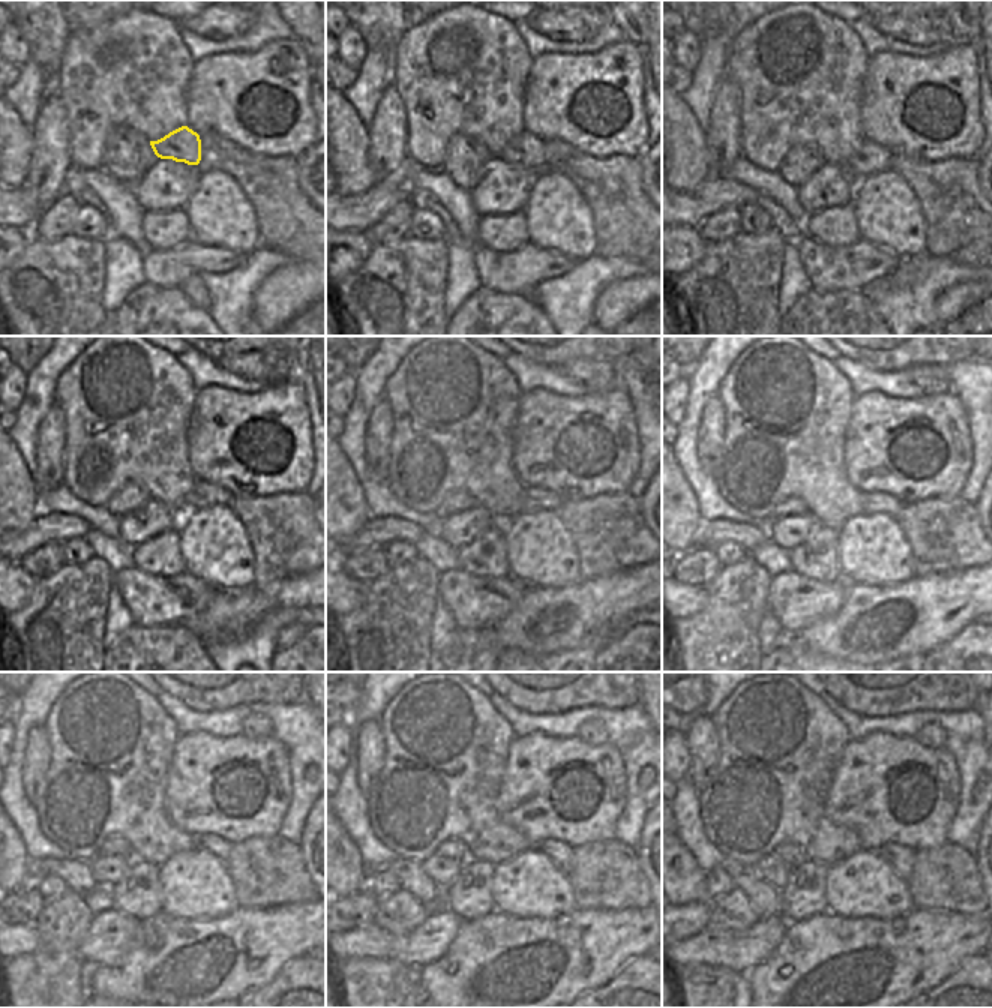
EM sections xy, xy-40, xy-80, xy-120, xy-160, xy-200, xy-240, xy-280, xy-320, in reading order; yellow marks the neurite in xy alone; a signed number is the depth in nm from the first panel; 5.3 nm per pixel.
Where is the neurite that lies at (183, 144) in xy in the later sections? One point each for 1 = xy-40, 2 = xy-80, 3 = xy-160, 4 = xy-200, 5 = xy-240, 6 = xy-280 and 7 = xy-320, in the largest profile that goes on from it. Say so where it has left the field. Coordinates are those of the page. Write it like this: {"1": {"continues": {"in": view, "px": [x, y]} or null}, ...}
{"1": {"continues": {"in": "xy-40", "px": [526, 150]}}, "2": {"continues": {"in": "xy-80", "px": [871, 158]}}, "3": {"continues": {"in": "xy-160", "px": [533, 500]}}, "4": {"continues": {"in": "xy-200", "px": [884, 503]}}, "5": {"continues": {"in": "xy-240", "px": [218, 846]}}, "6": {"continues": {"in": "xy-280", "px": [559, 852]}}, "7": {"continues": {"in": "xy-320", "px": [899, 858]}}}

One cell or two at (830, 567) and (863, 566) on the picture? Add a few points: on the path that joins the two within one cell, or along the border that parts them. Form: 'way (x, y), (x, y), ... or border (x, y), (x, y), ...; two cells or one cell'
border (836, 533), (836, 561), (841, 581); two cells

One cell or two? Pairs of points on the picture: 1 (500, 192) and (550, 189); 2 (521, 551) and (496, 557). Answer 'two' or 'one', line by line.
1: two
2: two

